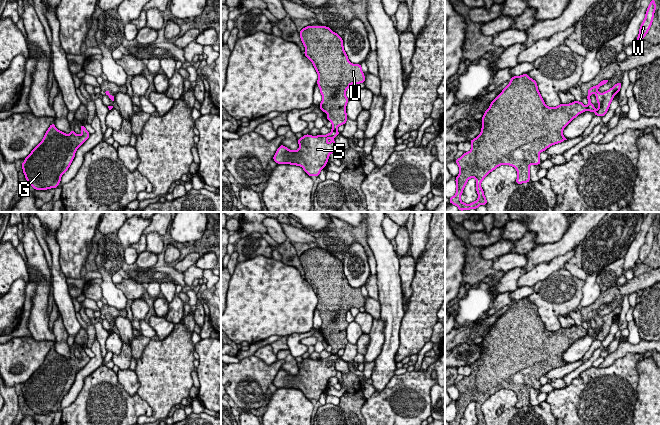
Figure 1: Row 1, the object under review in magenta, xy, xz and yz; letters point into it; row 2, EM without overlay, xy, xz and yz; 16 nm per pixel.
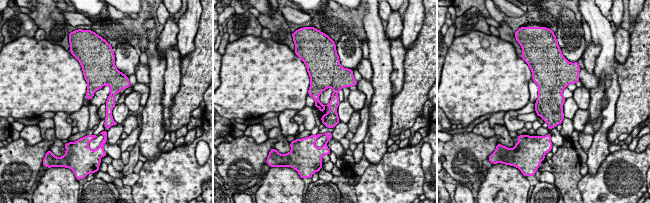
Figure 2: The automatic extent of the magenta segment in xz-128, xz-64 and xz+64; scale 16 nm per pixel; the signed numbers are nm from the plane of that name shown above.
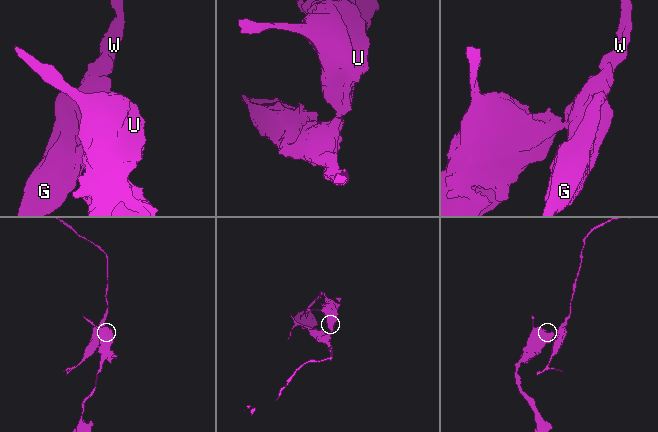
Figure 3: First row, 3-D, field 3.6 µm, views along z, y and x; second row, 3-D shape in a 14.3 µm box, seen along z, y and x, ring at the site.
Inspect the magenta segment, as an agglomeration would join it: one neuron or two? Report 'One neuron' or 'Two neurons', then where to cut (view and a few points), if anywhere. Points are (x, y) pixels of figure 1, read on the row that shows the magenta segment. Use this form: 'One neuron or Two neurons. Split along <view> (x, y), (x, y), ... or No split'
Two neurons. Split along xz (332, 129), (336, 130)

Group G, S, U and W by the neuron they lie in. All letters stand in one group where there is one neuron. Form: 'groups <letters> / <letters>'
groups G S W / U

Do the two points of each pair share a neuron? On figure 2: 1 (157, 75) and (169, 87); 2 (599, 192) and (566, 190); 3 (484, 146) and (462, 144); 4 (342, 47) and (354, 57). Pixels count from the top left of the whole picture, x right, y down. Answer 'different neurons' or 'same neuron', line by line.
1: different neurons
2: different neurons
3: same neuron
4: same neuron

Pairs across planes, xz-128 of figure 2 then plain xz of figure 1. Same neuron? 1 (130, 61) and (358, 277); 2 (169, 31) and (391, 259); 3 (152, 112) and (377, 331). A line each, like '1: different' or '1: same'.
1: same
2: different
3: different

